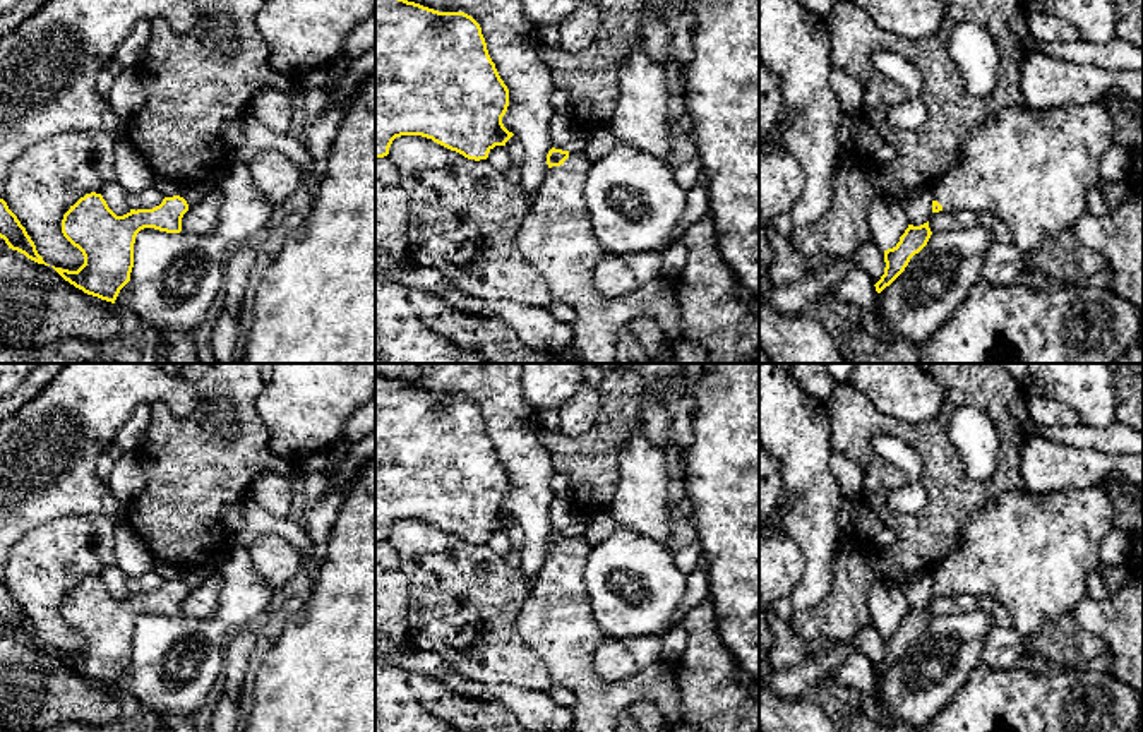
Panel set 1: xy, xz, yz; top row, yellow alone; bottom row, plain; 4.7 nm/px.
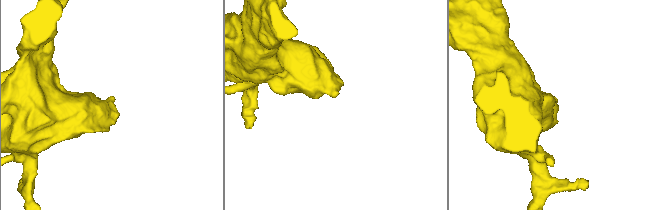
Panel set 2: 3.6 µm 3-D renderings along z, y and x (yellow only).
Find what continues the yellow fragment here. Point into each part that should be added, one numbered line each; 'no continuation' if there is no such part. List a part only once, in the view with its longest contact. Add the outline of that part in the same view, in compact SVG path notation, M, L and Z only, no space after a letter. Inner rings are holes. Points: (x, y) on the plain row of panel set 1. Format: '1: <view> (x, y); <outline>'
1: xz (556, 621); M571 535L560 550L548 552L519 609L518 633L542 657L554 684L576 696L574 732L617 732L620 713L639 699L658 705L668 725L677 727L675 660L663 658L617 684L605 682L595 670L595 653L607 634L593 617L584 586L591 549L583 535Z

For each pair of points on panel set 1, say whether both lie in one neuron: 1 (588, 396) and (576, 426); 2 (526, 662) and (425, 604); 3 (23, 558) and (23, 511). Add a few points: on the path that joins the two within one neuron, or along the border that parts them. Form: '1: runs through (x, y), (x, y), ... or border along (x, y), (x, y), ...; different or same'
1: runs through (586, 403), (576, 419); same
2: runs through (501, 657), (451, 612); same
3: border along (59, 516), (31, 528), (17, 542); different

